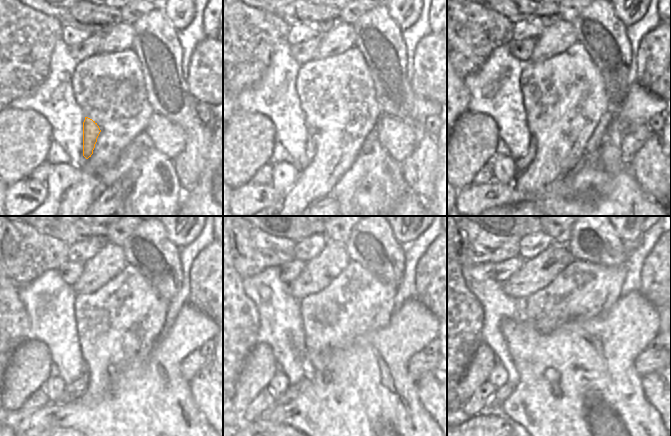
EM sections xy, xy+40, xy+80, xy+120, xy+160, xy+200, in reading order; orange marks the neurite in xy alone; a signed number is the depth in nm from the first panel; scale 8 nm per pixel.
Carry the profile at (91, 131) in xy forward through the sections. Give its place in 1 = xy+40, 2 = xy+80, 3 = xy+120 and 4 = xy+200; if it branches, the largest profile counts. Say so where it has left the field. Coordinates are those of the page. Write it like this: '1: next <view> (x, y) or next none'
1: next xy+40 (311, 147)
2: next xy+80 (521, 165)
3: next xy+120 (72, 392)
4: next xy+200 (496, 401)

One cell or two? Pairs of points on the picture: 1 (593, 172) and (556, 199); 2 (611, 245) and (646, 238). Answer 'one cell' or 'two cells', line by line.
1: one cell
2: two cells

